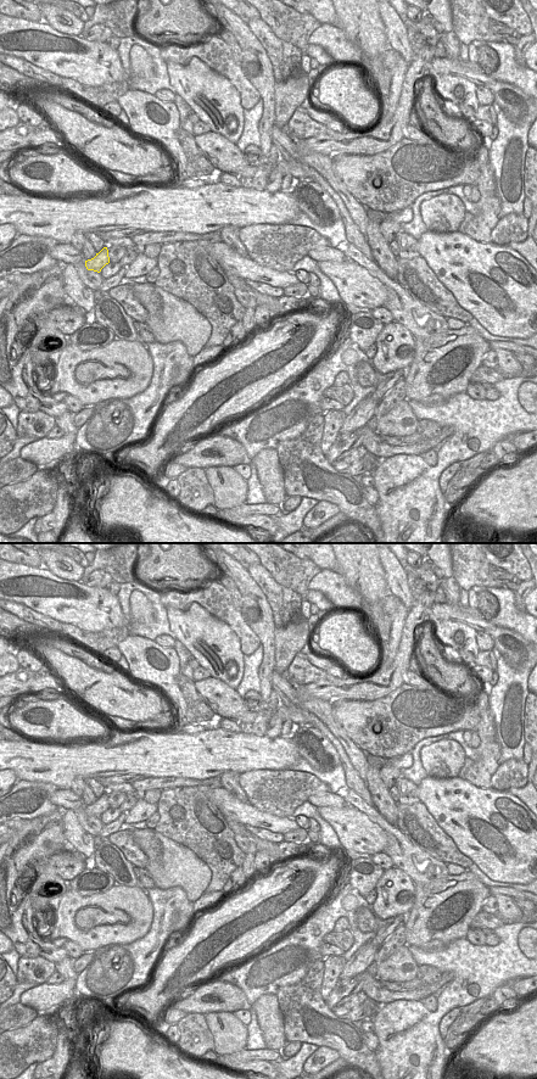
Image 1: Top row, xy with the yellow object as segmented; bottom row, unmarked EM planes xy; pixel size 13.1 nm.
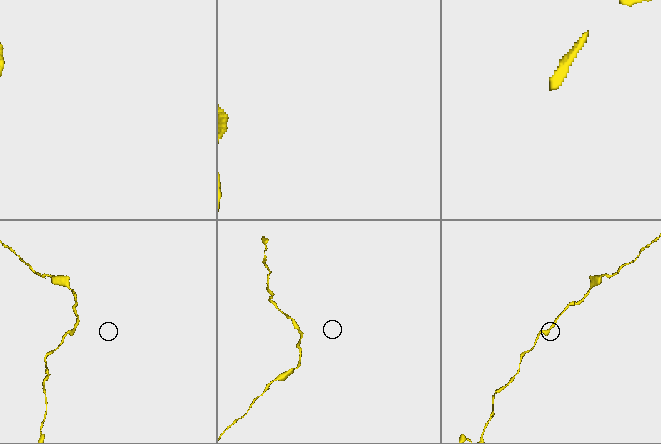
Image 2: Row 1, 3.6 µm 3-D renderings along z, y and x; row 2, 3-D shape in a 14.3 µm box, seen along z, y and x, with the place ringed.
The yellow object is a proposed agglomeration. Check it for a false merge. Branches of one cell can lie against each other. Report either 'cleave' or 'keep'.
keep

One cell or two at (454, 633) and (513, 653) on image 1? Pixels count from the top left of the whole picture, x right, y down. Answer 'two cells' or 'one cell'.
two cells

